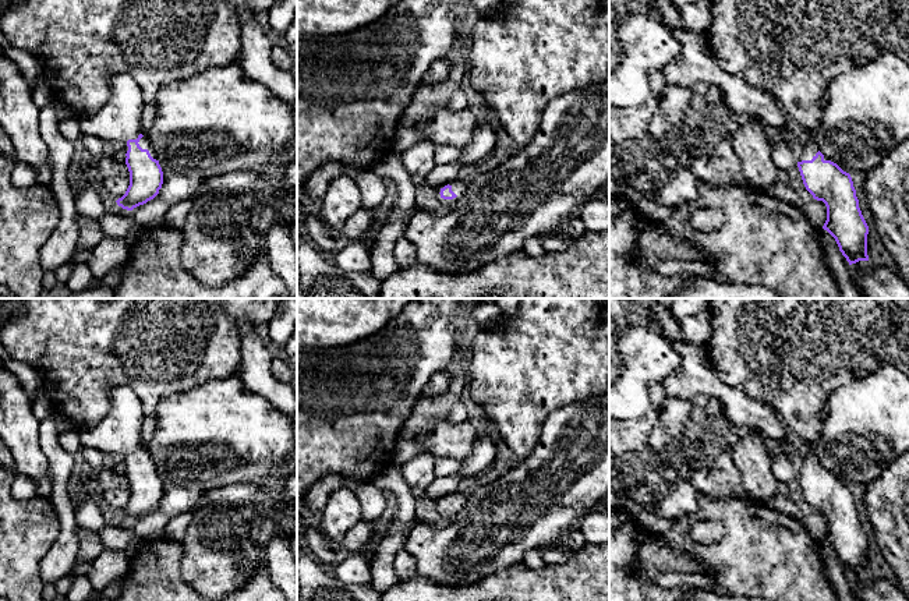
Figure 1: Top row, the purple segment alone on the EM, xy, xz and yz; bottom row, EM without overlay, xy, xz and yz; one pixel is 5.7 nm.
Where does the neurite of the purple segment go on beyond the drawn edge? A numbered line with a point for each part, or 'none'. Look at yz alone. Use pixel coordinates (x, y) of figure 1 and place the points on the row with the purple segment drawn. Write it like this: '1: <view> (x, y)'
1: yz (806, 151)

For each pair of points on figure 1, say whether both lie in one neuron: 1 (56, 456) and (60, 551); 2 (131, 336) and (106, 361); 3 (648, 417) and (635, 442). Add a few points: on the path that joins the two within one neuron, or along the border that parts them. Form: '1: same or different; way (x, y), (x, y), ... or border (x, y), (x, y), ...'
1: same; way (60, 480), (60, 499), (66, 512), (66, 527)
2: same; way (123, 336), (106, 353)
3: same; way (646, 423), (635, 437)

